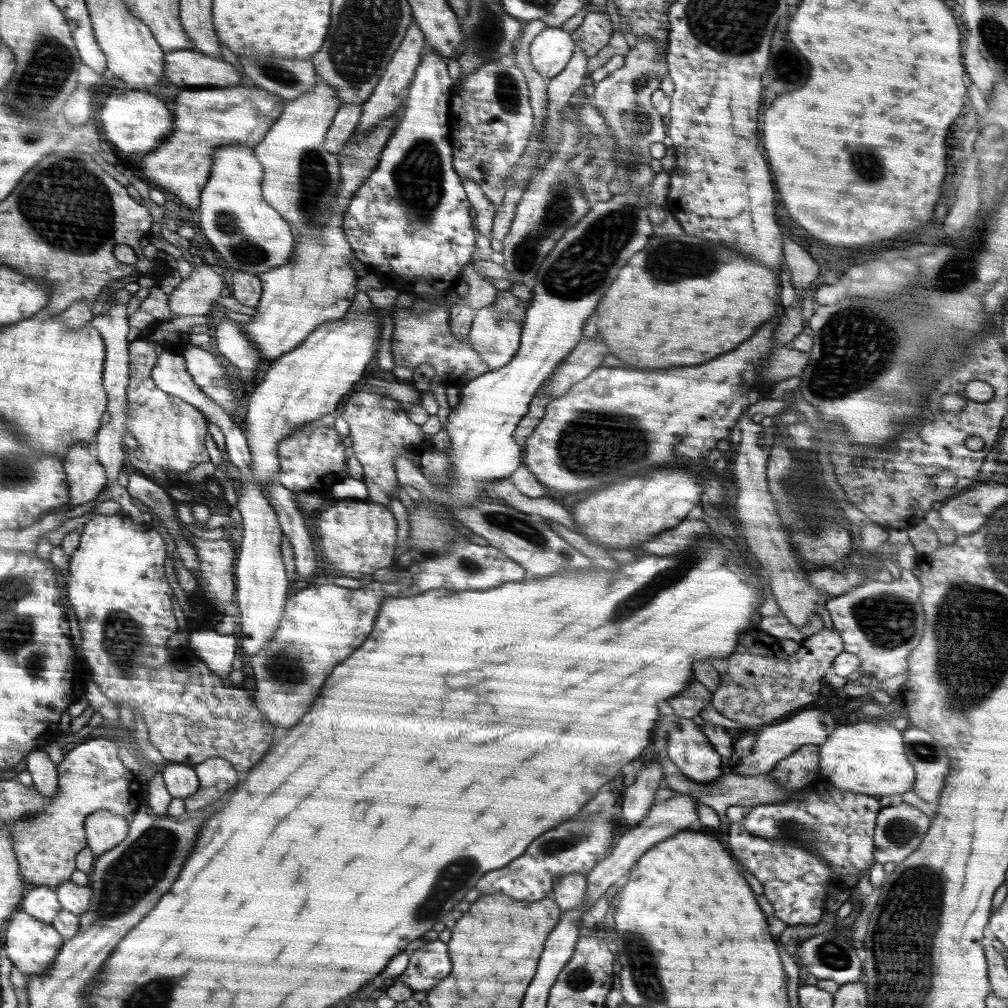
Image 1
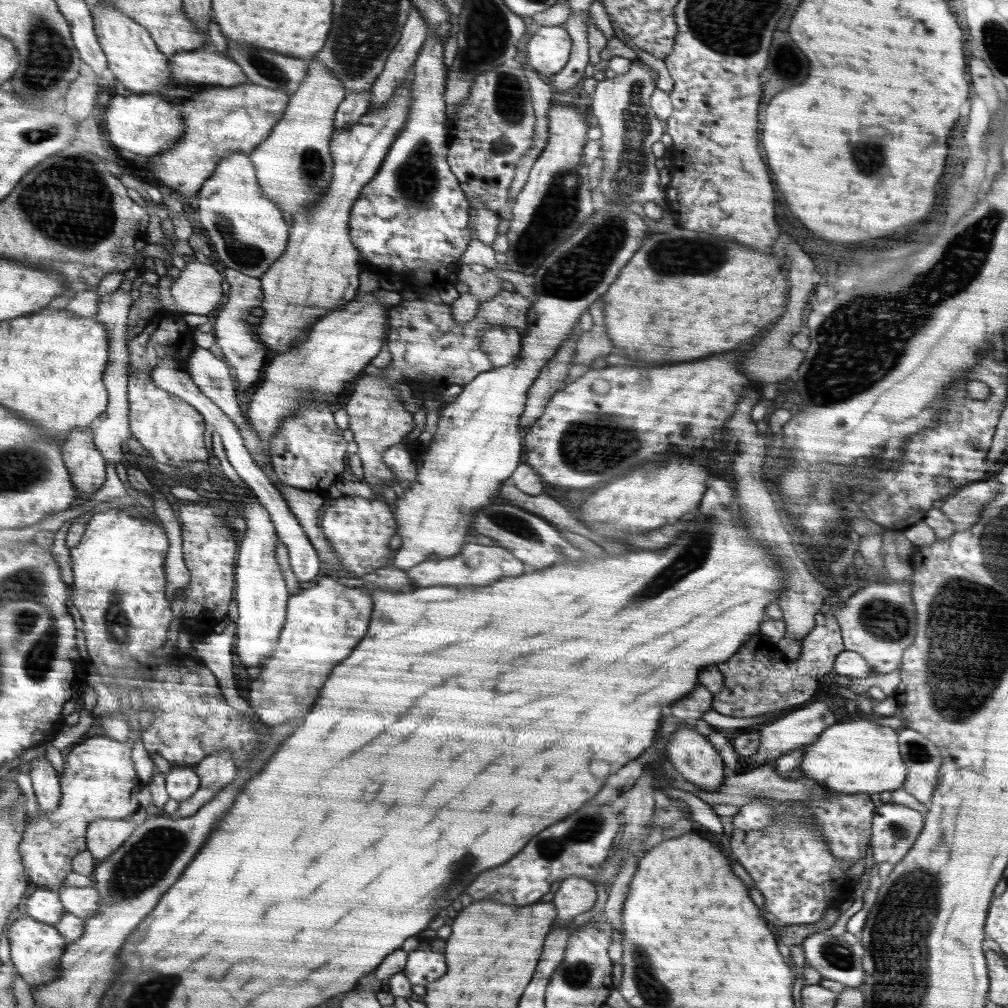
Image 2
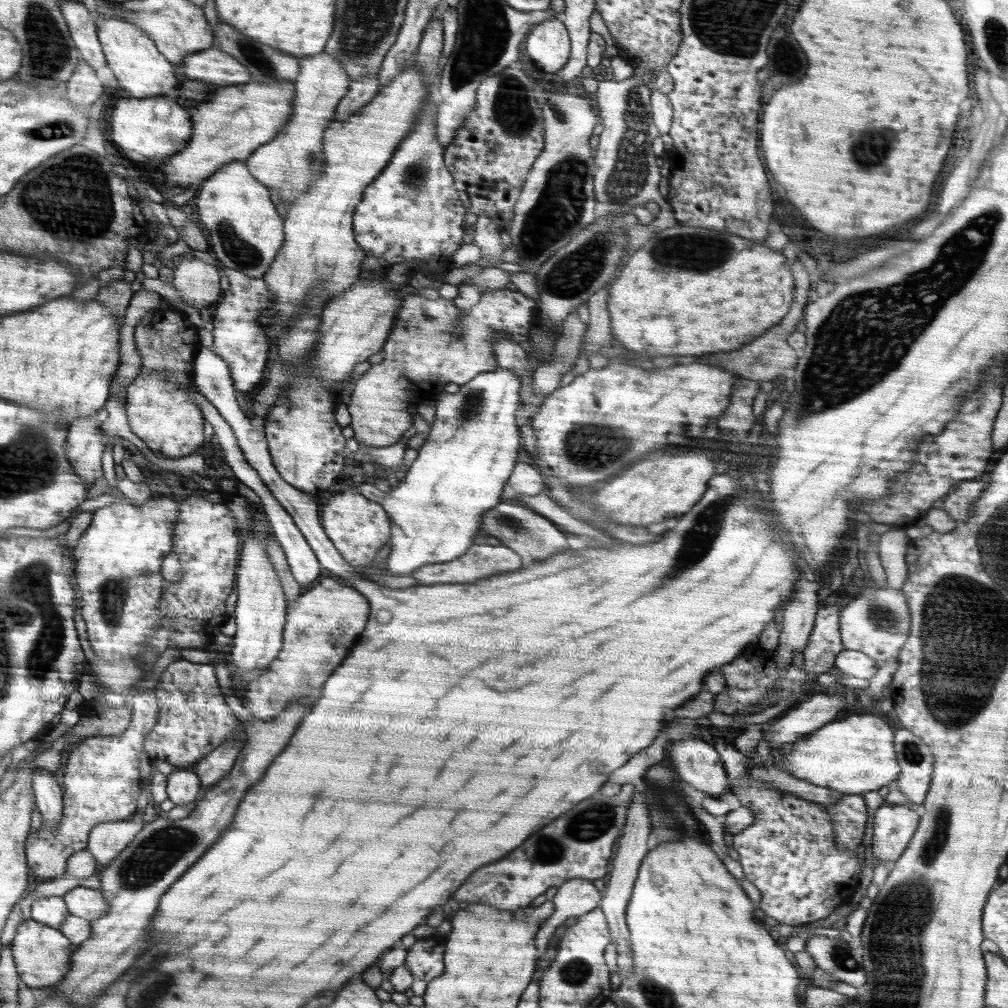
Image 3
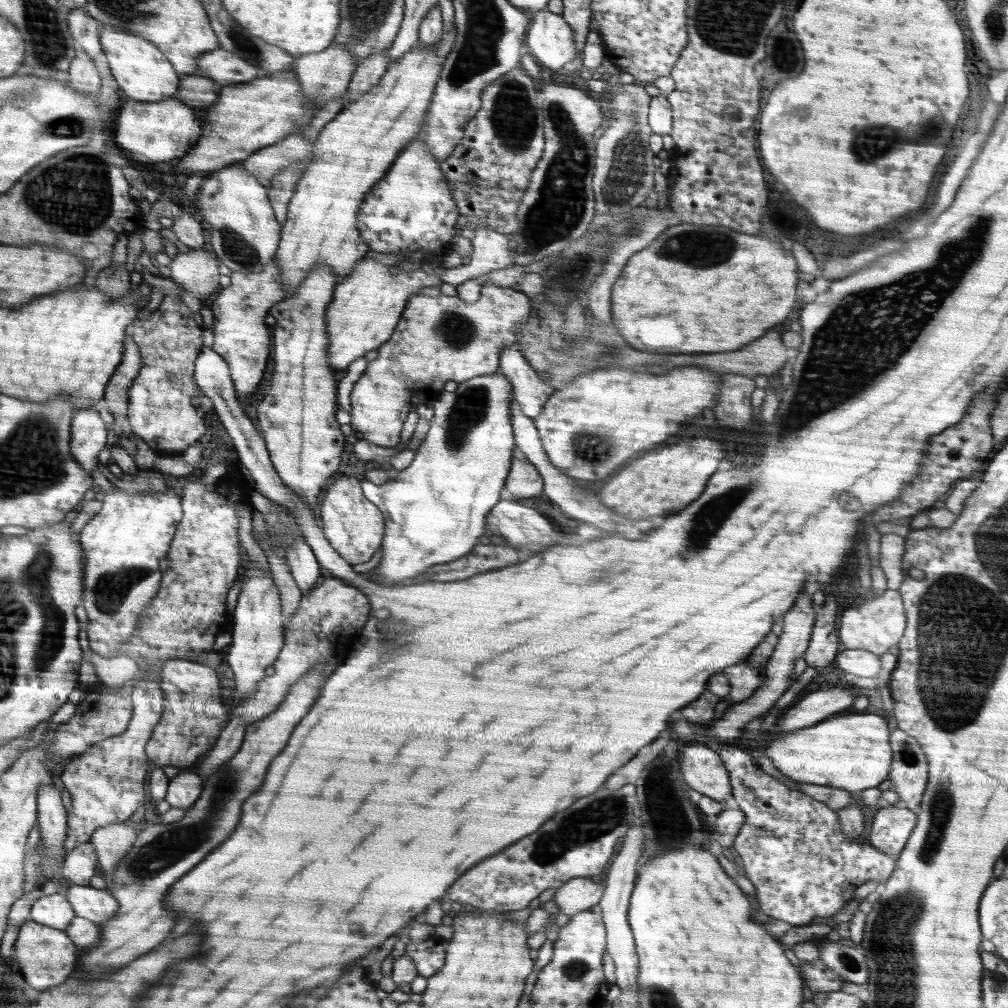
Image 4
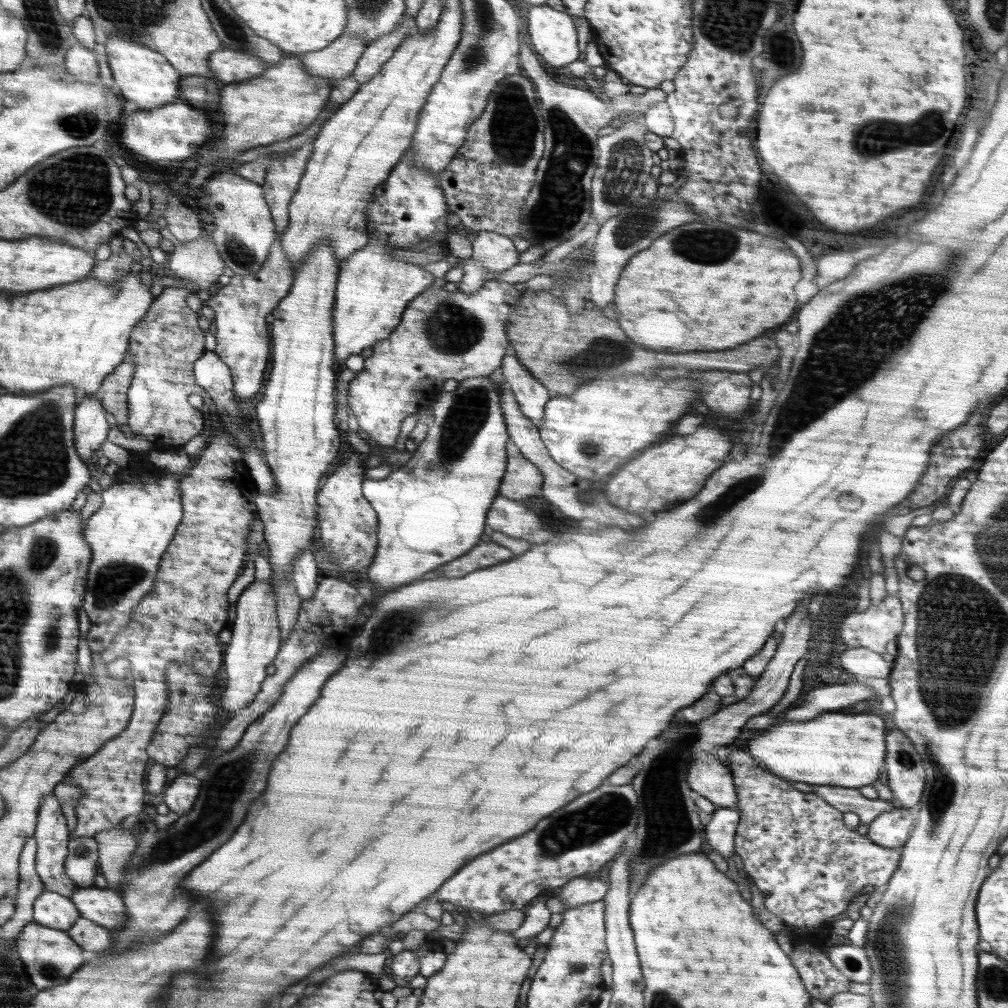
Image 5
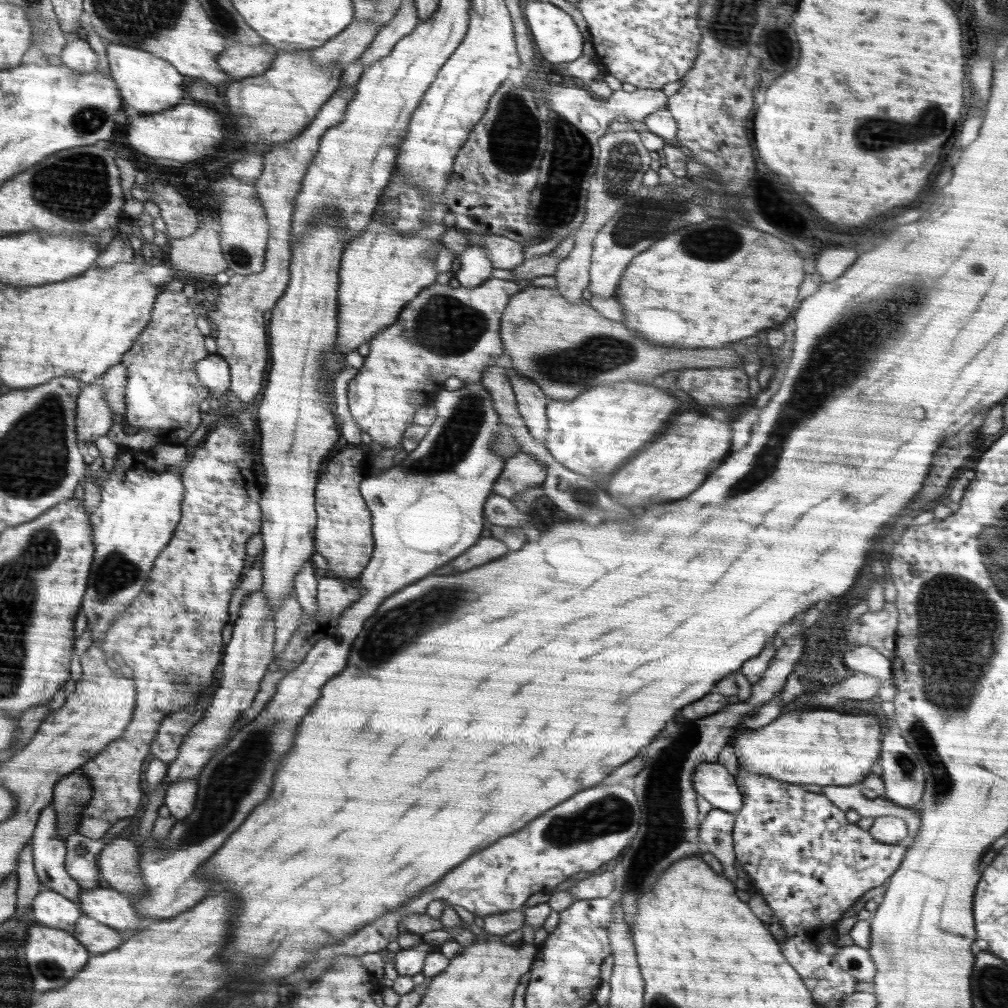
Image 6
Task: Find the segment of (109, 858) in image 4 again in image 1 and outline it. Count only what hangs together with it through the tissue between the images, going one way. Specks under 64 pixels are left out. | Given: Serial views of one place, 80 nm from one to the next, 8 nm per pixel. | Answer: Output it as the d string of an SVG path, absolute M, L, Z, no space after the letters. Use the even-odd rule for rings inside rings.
M108 810L92 813L86 820L87 848L98 856L119 845L130 832L130 825L124 815L117 815Z

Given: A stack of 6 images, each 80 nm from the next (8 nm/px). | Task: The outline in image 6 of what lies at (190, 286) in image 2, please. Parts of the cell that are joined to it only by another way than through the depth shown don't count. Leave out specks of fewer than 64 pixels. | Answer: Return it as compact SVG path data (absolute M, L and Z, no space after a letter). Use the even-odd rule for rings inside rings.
M208 216L192 236L172 239L168 258L176 272L195 281L225 272L227 263L221 252L219 230L219 219Z

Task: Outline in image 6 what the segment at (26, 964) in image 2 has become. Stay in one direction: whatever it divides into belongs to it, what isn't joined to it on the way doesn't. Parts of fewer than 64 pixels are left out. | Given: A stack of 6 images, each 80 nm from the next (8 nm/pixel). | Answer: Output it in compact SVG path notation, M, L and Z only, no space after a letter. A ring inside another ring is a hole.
M40 924L29 930L26 952L29 973L31 980L34 980L33 986L40 992L64 986L68 980L72 980L72 976L79 974L90 960L87 947L71 932Z

